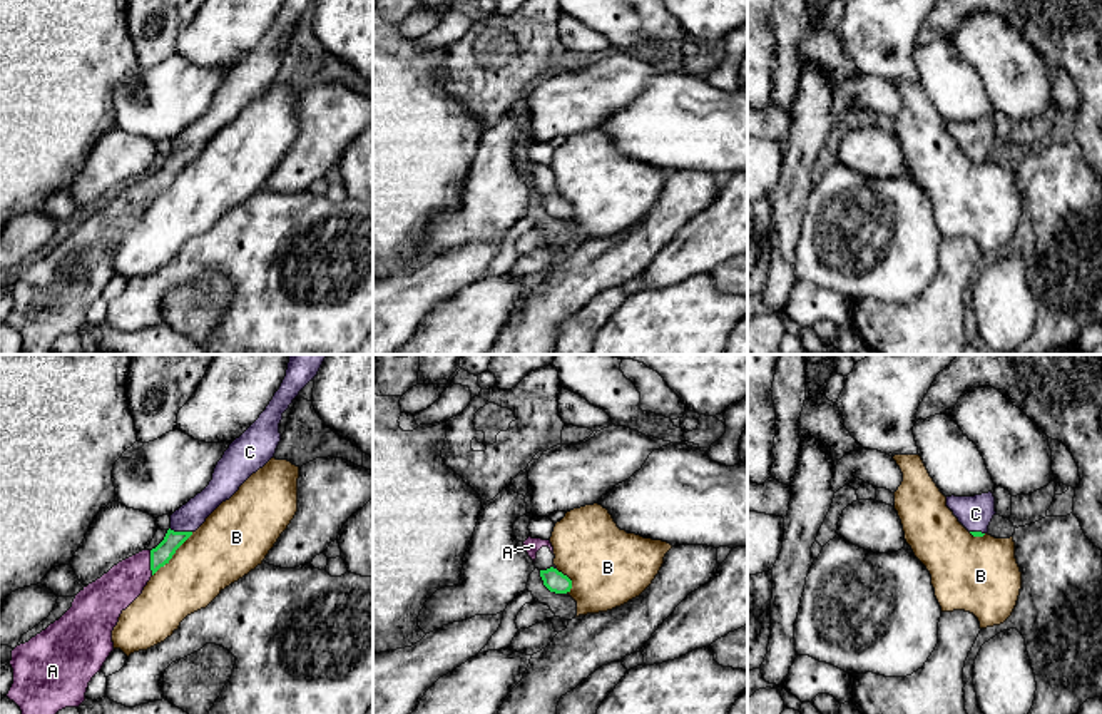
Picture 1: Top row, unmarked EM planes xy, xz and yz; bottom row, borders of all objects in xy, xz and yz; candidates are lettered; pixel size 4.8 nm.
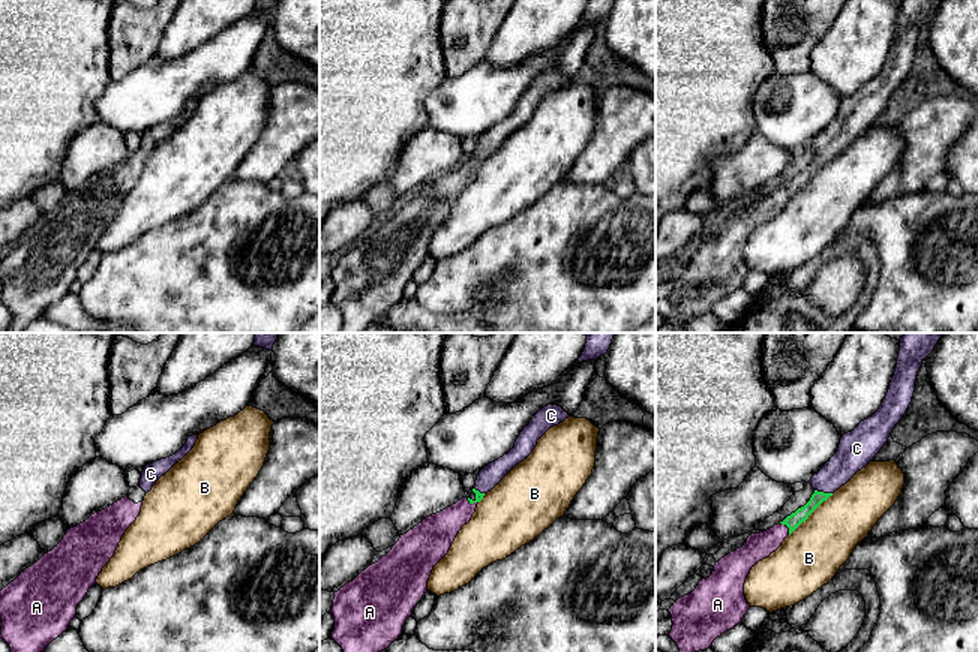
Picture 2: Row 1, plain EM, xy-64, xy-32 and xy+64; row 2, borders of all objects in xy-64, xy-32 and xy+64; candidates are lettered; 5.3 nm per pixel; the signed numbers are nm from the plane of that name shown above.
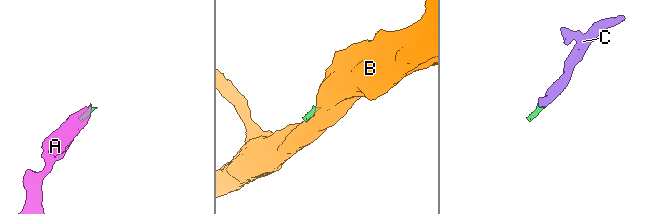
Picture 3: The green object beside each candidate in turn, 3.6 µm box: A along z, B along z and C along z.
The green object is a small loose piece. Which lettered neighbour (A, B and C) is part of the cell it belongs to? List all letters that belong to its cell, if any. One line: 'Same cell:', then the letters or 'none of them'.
Same cell: A, C

